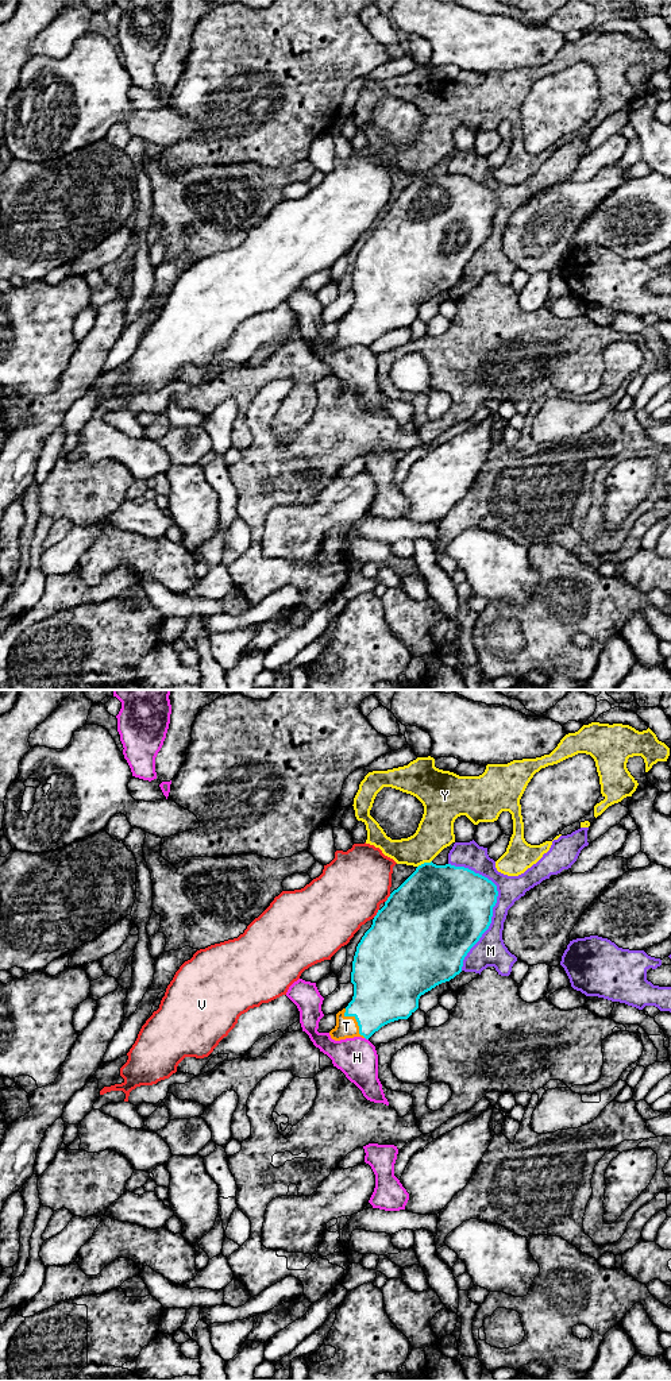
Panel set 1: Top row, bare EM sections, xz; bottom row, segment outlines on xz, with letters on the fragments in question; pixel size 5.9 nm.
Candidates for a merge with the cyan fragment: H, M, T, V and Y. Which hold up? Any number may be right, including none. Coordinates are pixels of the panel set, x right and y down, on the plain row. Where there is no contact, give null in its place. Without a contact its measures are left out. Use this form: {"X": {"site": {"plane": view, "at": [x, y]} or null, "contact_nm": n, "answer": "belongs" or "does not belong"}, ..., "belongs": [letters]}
{"H": {"site": {"plane": "xz", "at": [366, 347]}, "contact_nm": 30, "answer": "does not belong"}, "M": {"site": {"plane": "xz", "at": [494, 213]}, "contact_nm": 650, "answer": "does not belong"}, "T": {"site": {"plane": "xz", "at": [357, 330]}, "contact_nm": 220, "answer": "belongs"}, "V": {"site": {"plane": "xz", "at": [388, 207]}, "contact_nm": 70, "answer": "does not belong"}, "Y": {"site": {"plane": "xz", "at": [424, 172]}, "contact_nm": 100, "answer": "does not belong"}, "belongs": ["T"]}

